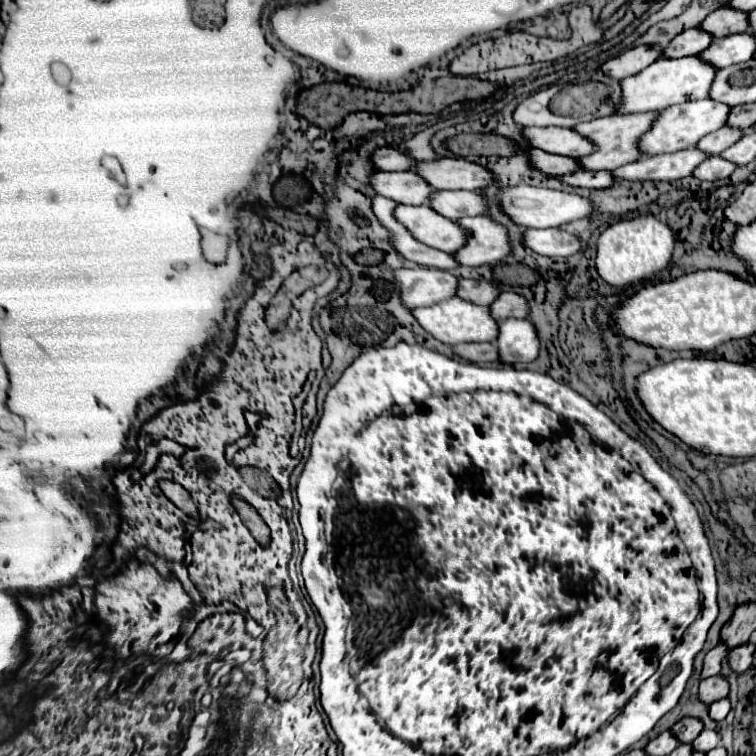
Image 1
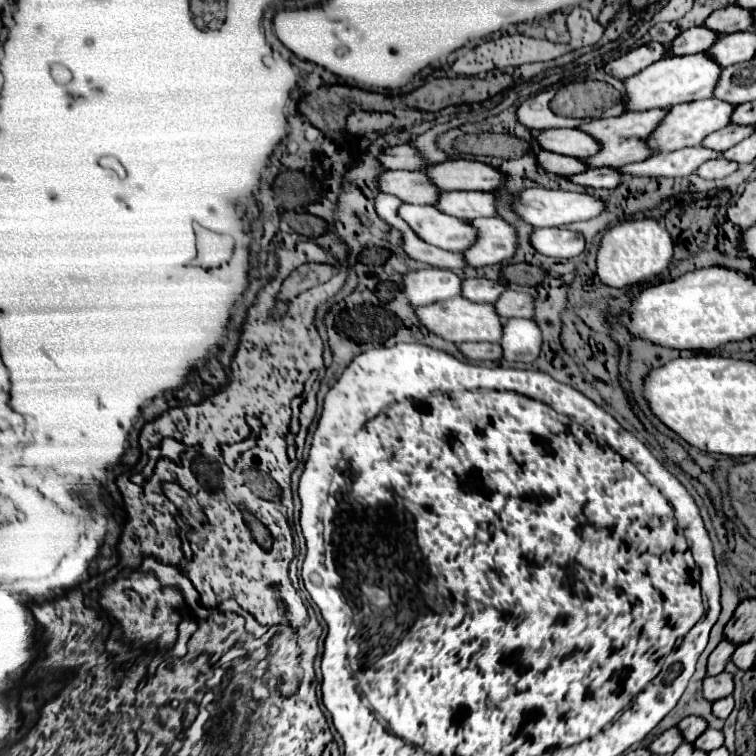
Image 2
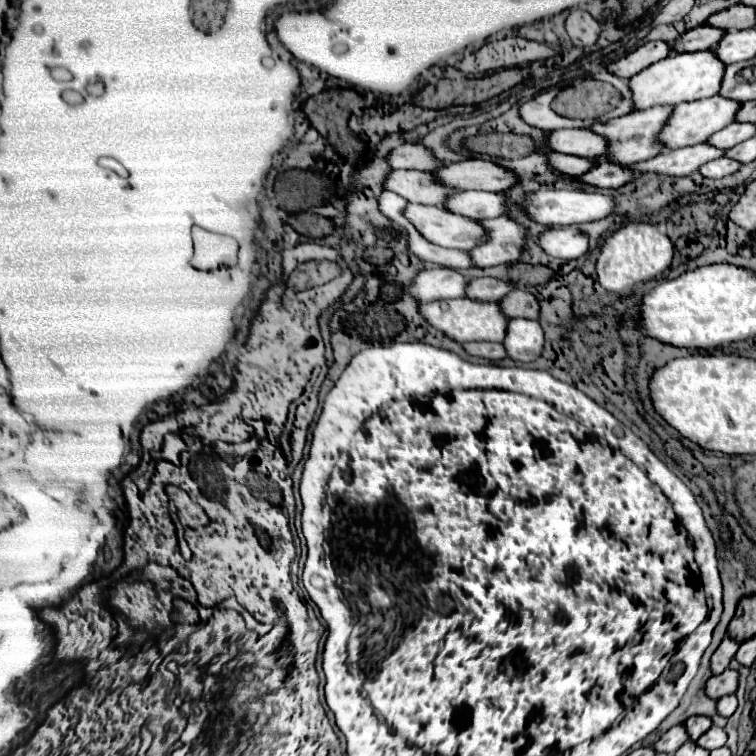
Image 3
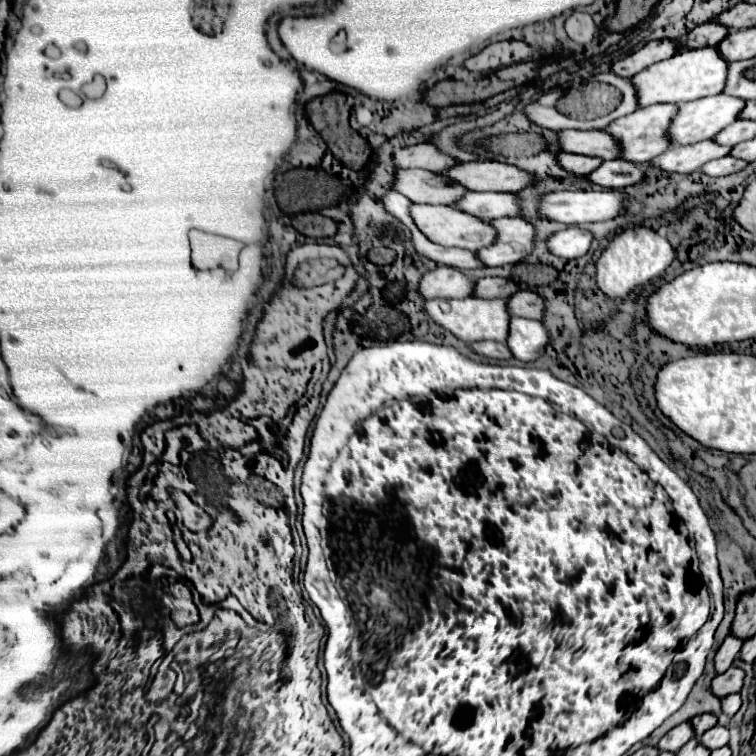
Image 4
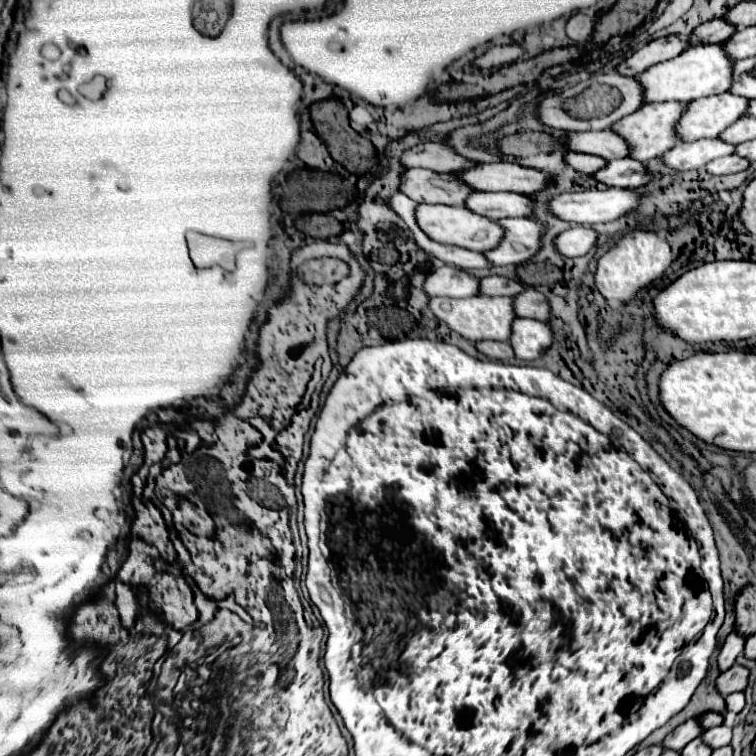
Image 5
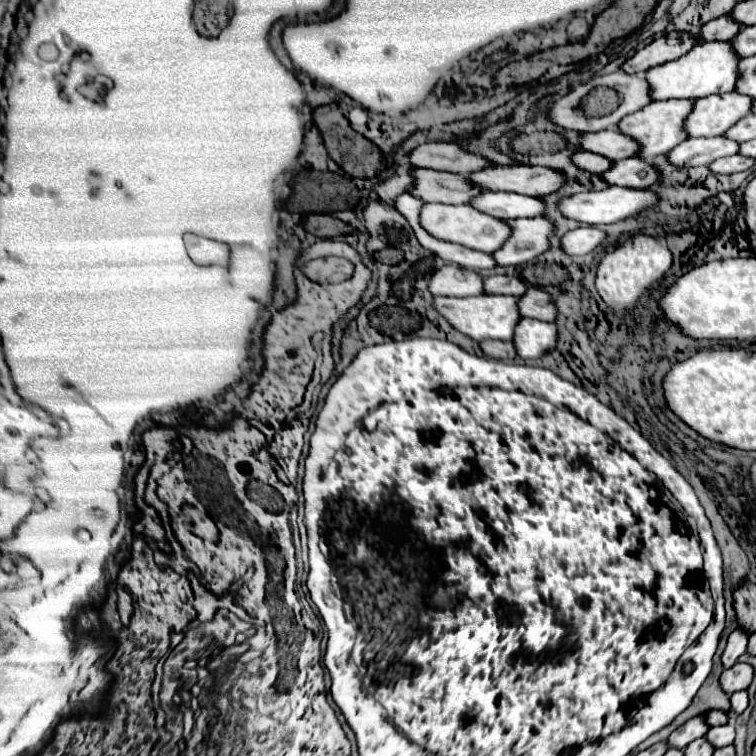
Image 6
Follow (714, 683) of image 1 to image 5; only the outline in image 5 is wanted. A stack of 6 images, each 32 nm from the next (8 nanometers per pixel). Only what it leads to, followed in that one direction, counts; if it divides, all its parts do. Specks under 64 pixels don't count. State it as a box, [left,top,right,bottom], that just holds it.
[716,664,750,694]

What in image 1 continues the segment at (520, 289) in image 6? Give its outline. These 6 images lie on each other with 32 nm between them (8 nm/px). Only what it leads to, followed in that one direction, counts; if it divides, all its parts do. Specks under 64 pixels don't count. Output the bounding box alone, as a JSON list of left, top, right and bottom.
[458,280,502,306]

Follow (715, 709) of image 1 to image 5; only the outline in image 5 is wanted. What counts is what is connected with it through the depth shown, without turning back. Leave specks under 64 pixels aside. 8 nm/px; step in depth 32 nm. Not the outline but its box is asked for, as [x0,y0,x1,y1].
[726,692,746,714]

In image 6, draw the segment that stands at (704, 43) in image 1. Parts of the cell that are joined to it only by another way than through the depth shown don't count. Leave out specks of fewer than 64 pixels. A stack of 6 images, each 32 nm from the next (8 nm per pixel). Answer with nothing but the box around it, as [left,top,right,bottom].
[700,14,740,42]

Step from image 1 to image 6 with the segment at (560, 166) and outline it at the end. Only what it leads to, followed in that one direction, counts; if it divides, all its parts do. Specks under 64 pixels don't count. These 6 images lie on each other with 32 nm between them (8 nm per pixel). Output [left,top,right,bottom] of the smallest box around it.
[572,152,612,174]

